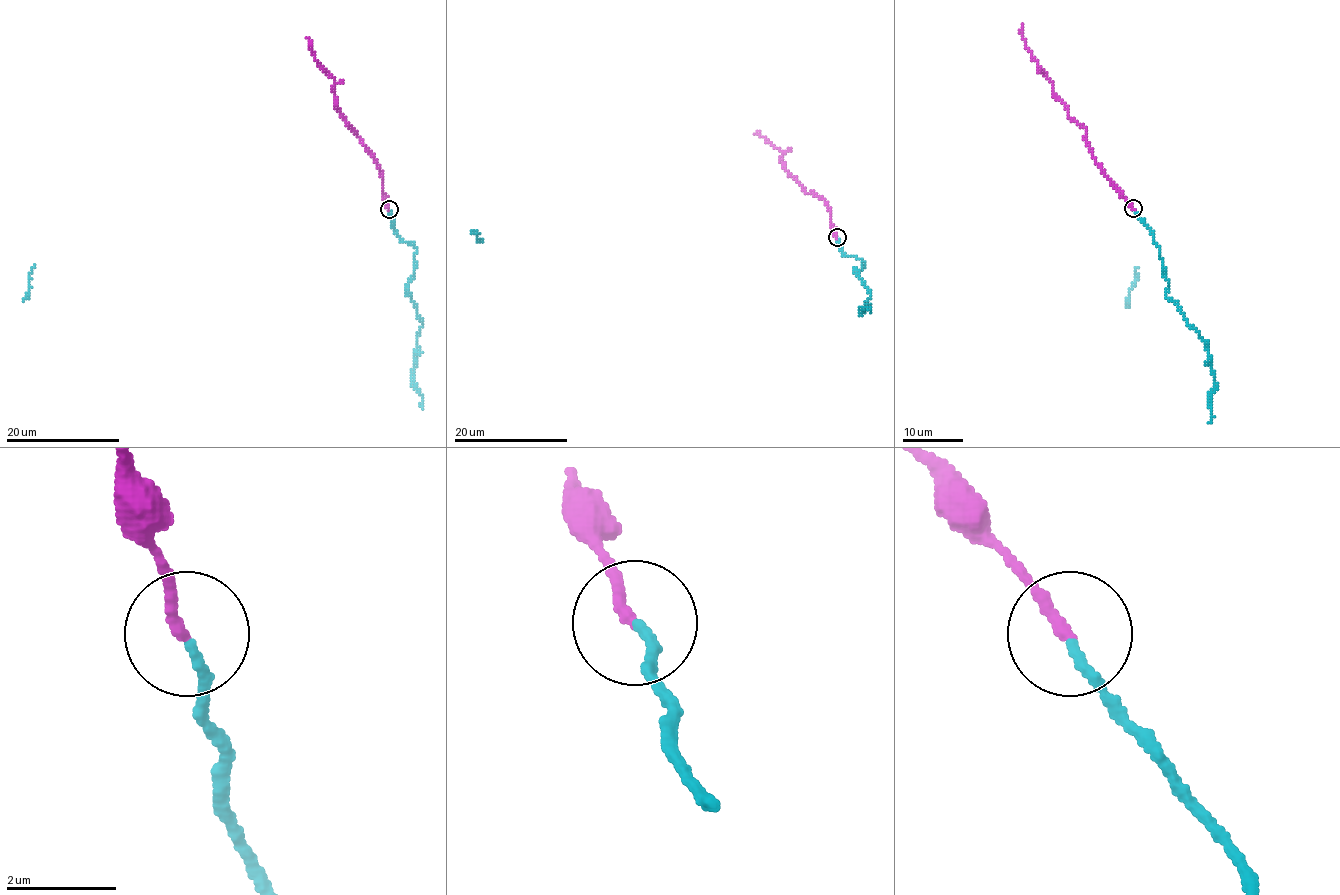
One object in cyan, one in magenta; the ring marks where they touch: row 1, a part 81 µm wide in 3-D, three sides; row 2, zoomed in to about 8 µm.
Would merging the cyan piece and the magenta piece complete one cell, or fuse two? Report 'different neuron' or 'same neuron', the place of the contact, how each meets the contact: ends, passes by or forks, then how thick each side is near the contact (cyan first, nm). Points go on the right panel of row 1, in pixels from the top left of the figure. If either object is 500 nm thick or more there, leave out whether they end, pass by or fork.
same neuron; at (1133, 208); cyan ends there; magenta ends there; 160 nm thick on the cyan side, 200 nm on the other

